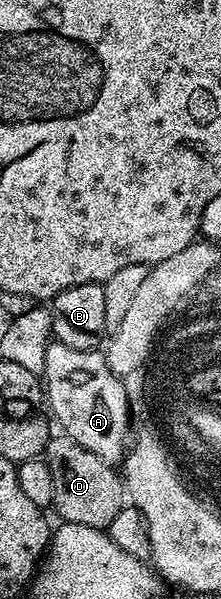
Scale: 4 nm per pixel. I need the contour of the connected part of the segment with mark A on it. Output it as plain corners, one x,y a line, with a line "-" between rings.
53,339
47,347
43,374
43,397
49,400
52,420
61,424
60,432
75,439
79,447
87,447
108,465
122,464
130,444
131,409
126,382
116,377
107,363
105,353
97,349
76,349
67,343

